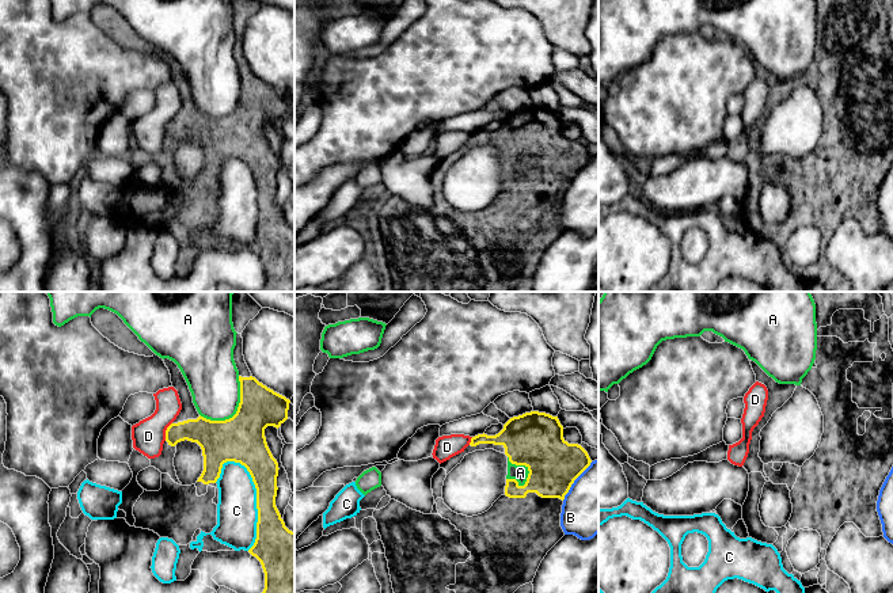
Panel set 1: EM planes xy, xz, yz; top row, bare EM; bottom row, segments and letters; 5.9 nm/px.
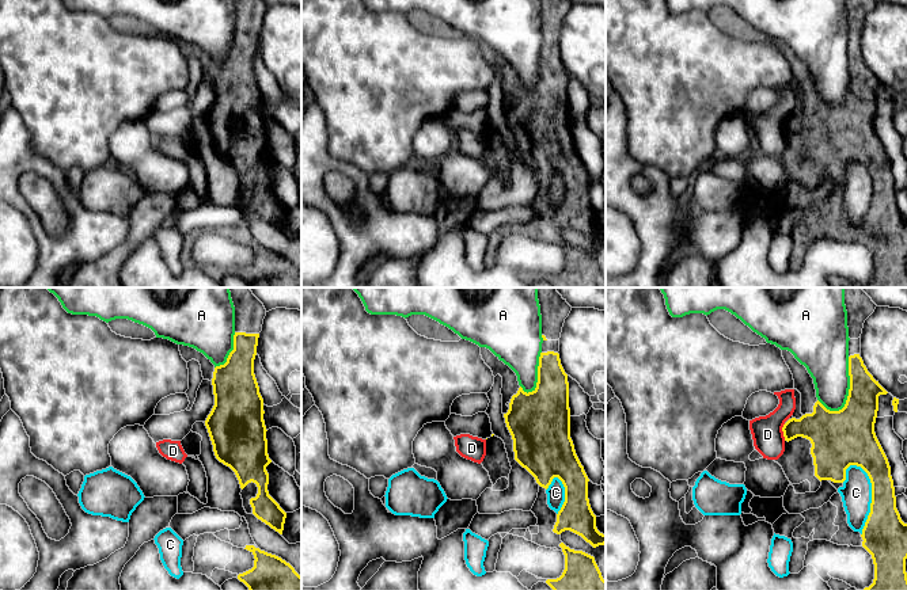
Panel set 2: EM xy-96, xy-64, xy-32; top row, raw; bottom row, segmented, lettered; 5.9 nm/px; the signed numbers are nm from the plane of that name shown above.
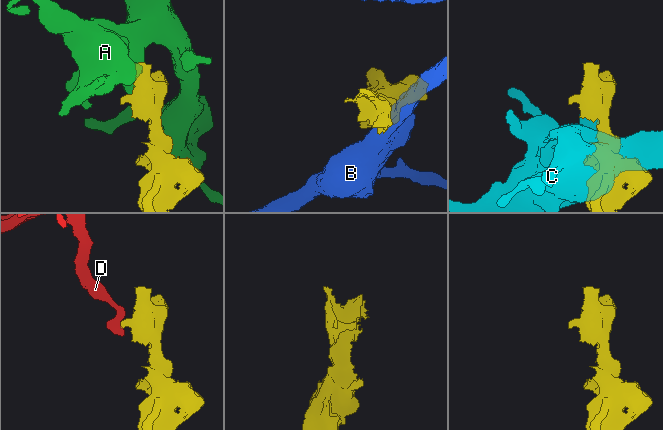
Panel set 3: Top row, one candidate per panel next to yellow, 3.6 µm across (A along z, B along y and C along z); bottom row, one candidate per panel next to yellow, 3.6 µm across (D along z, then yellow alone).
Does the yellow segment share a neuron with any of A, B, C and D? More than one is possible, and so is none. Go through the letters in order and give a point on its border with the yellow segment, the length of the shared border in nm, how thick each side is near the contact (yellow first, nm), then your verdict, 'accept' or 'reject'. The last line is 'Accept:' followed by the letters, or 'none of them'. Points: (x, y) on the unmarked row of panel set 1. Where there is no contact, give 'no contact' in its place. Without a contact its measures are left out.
A: meets yellow in xy at (236, 107); contact 340 nm long; 280 nm thick on the yellow side, 300 nm on the other; reject
B: meets yellow in xz at (574, 175); contact 300 nm long; 300 nm thick on the yellow side, 360 nm on the other; reject
C: meets yellow in xy at (257, 196); contact 550 nm long; 200 nm thick on the yellow side, 240 nm on the other; reject
D: meets yellow in xy at (166, 128); contact 120 nm long; 170 nm thick on the yellow side, 200 nm on the other; reject
Accept: none of them

